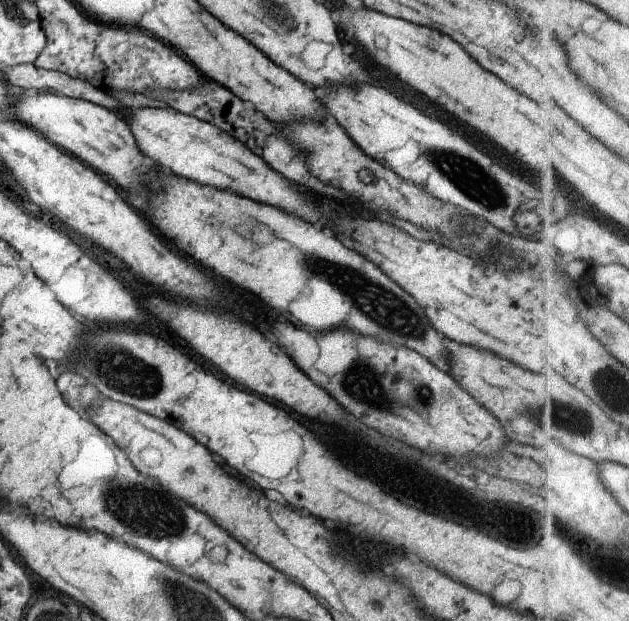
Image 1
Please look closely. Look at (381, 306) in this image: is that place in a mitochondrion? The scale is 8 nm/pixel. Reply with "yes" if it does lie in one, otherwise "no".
yes

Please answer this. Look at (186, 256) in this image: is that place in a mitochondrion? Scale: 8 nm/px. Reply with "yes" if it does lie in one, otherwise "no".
no

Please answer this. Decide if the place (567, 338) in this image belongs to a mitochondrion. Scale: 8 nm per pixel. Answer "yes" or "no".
no

